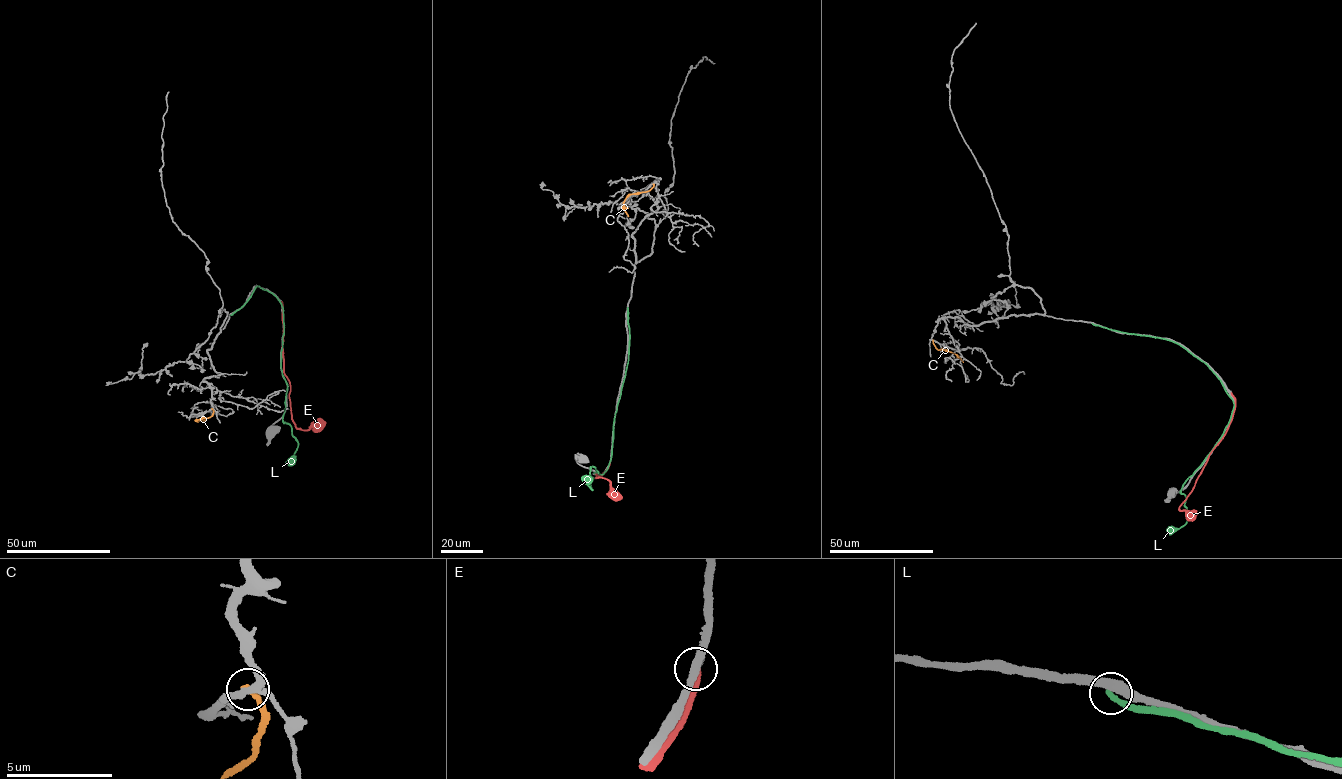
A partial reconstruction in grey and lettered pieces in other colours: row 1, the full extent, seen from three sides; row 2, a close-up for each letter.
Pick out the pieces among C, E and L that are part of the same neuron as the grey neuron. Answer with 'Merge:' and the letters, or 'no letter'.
Merge: no letter

